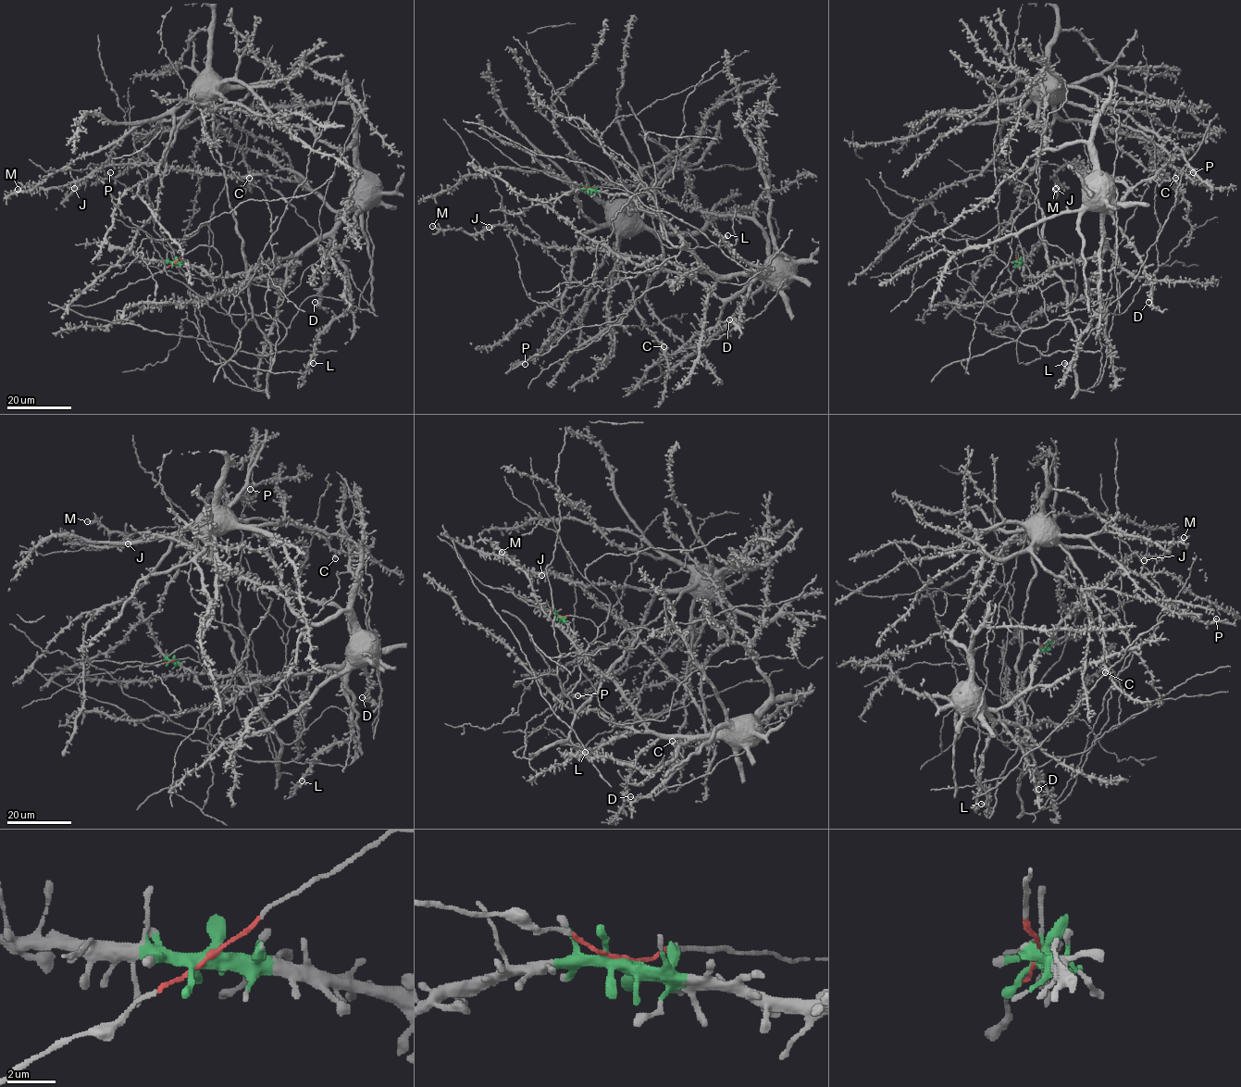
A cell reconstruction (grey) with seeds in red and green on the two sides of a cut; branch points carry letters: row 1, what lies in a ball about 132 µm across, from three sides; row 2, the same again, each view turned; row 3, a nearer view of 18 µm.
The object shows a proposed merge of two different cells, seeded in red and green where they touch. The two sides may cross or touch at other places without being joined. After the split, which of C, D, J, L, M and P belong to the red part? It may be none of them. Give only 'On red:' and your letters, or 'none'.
On red: C, P

